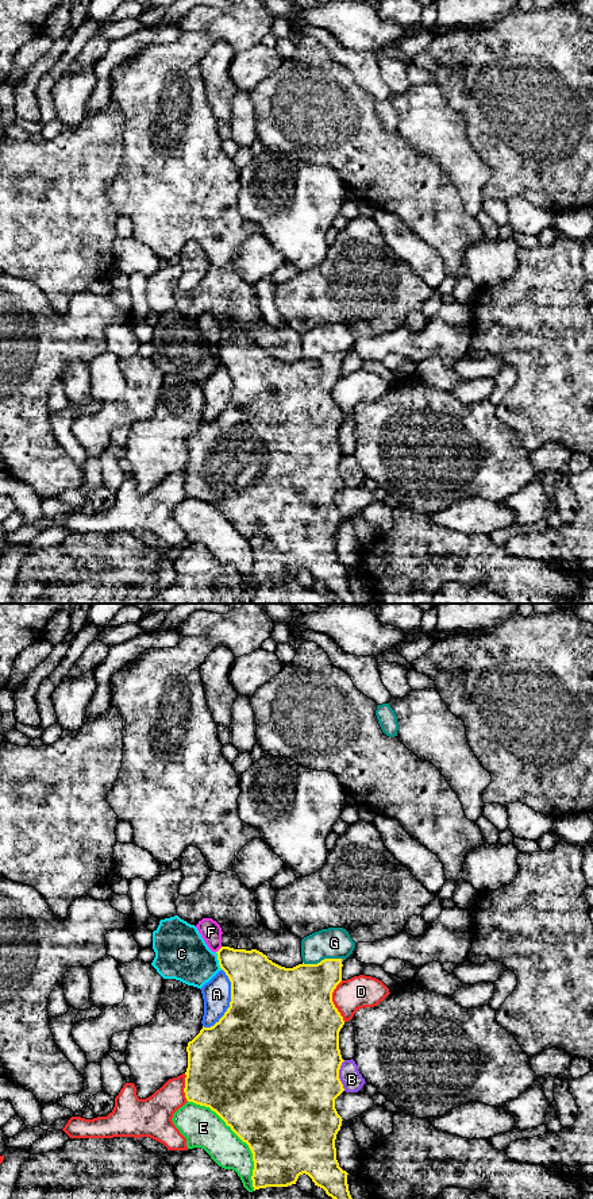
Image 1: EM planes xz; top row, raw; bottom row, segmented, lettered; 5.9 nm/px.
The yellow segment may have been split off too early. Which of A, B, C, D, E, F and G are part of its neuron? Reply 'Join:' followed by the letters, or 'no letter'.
Join: no letter

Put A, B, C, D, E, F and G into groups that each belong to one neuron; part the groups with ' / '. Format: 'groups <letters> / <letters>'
groups A / B / C / D / E / F / G

